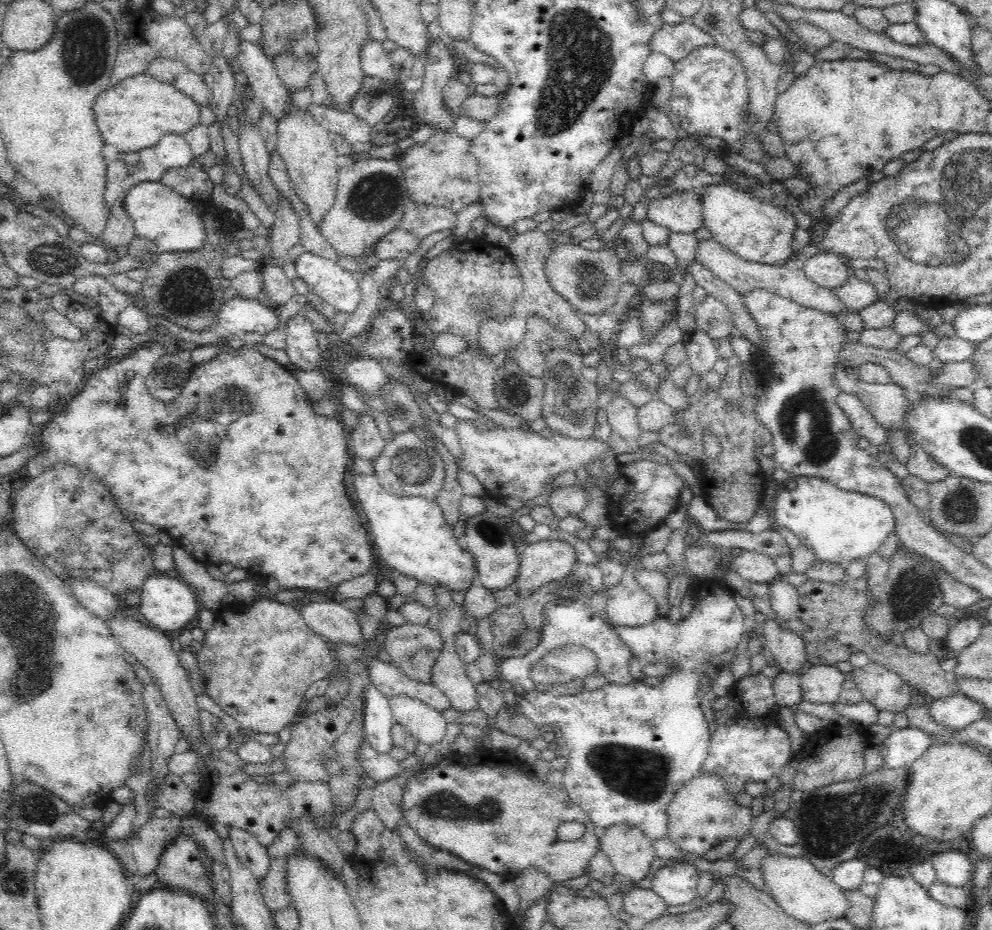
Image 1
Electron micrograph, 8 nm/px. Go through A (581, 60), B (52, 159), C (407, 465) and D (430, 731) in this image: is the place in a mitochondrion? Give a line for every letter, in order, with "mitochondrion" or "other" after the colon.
A: mitochondrion
B: other
C: mitochondrion
D: other

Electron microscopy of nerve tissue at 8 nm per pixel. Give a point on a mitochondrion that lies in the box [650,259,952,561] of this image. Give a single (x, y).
(808, 405)

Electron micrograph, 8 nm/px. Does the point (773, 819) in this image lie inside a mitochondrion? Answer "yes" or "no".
no

